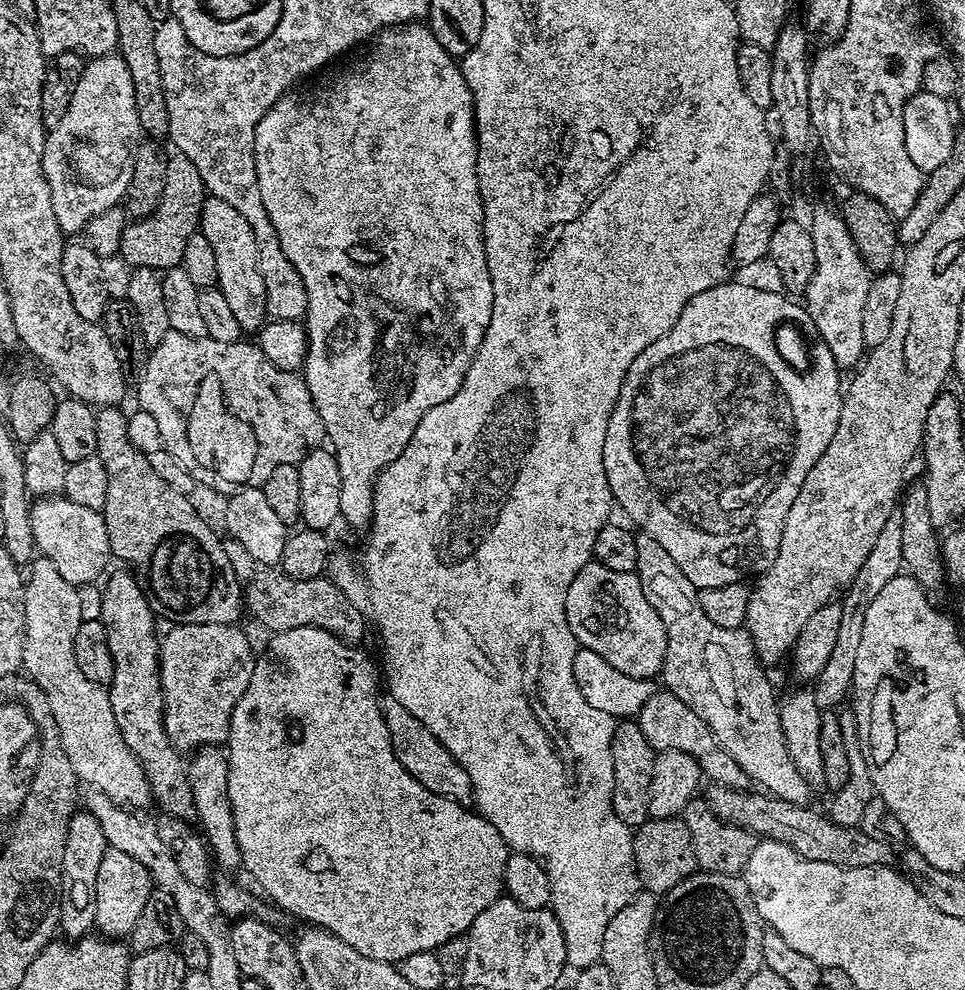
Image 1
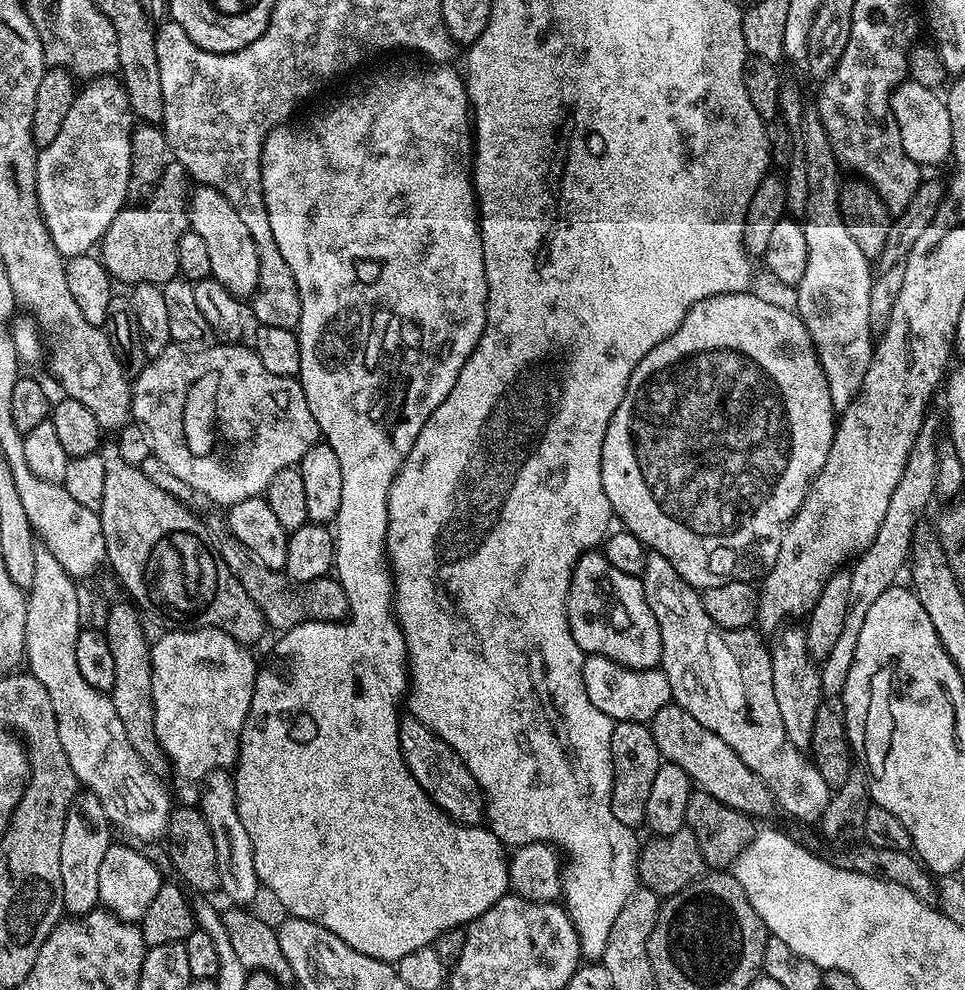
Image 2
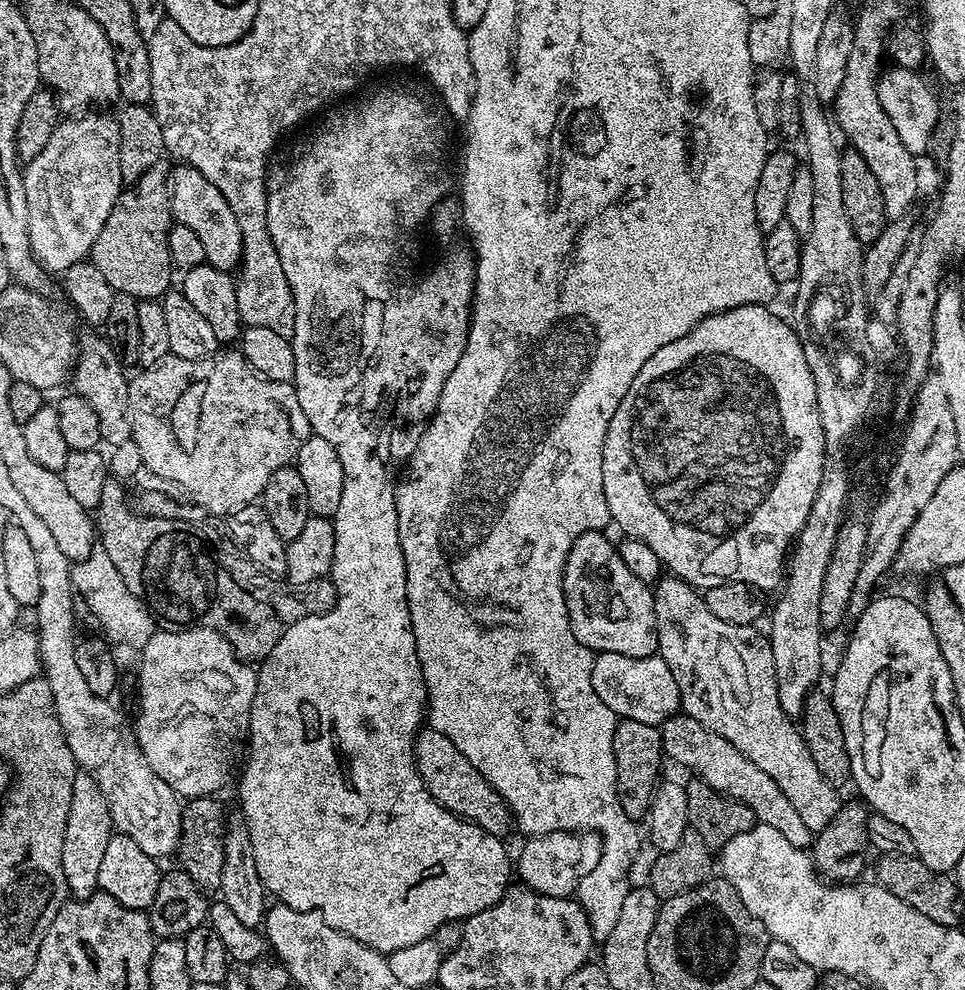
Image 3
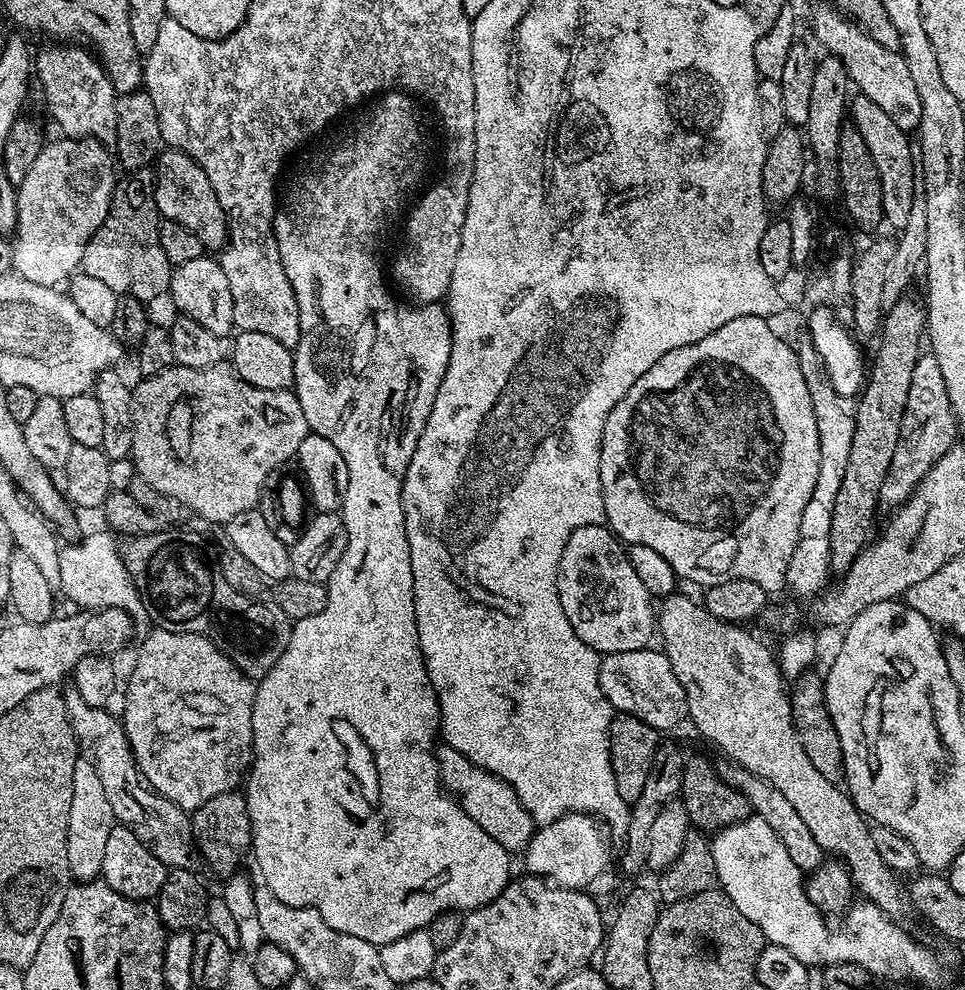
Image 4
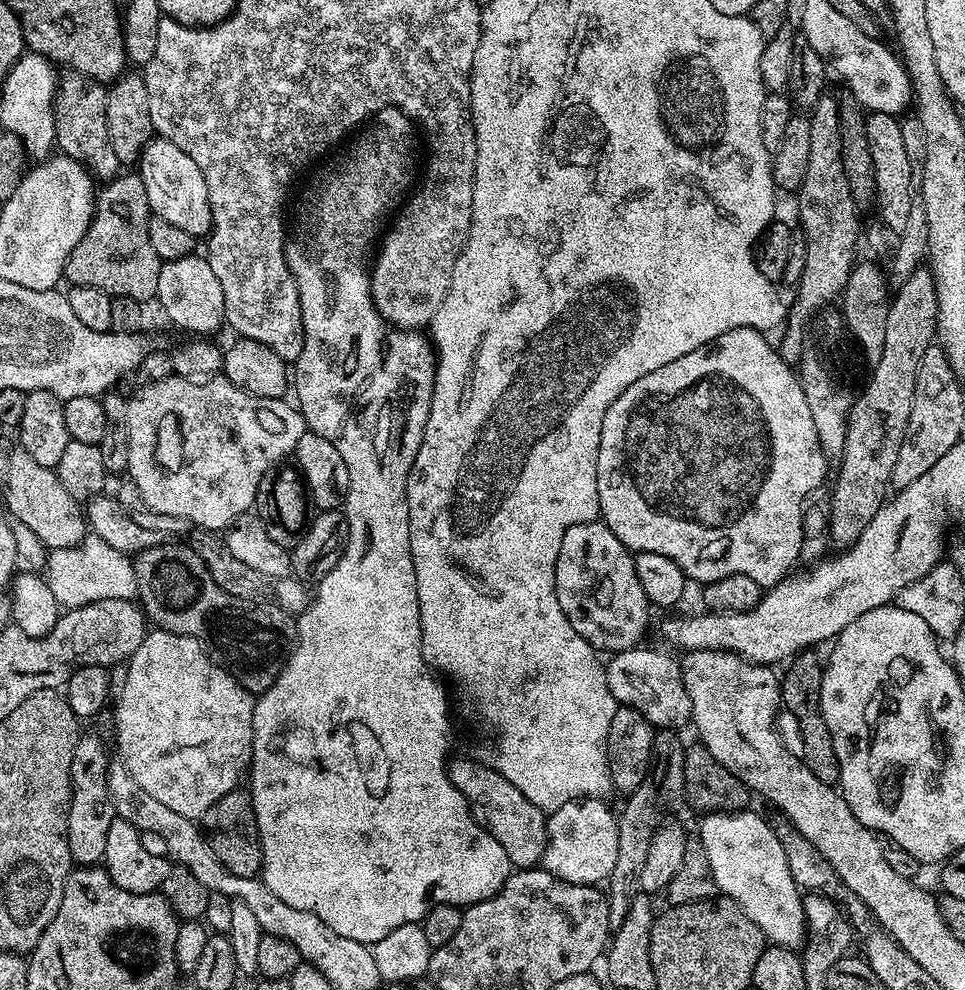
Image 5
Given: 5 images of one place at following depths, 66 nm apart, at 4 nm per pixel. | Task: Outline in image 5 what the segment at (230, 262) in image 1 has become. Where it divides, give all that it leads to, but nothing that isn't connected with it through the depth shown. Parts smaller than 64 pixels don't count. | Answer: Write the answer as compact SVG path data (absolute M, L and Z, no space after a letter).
M153 138L142 150L138 175L146 186L146 198L153 216L166 218L166 222L179 226L197 238L207 237L212 231L210 190L206 190L206 178L202 178L202 170L198 170L194 158L190 158L186 150L178 150L178 146L169 140Z

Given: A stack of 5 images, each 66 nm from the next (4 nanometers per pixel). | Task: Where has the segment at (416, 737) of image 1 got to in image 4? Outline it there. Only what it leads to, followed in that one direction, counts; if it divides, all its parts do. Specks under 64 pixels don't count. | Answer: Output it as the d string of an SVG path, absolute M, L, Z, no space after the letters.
M441 743L435 749L435 754L444 791L462 806L462 810L466 810L470 818L474 818L474 822L478 822L478 826L482 826L486 834L490 834L490 838L494 838L494 842L498 842L498 846L502 846L510 854L523 853L532 840L534 825L516 791L502 782L502 778L482 770L482 766L470 762L466 754L458 754L458 750L448 744Z

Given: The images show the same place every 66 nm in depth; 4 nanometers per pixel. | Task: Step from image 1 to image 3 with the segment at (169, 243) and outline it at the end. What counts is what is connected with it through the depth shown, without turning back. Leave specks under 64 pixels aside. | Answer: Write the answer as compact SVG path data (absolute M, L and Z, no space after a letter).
M151 168L142 174L133 184L127 185L120 191L114 202L114 210L110 210L110 218L106 218L106 226L102 226L102 234L94 242L90 253L90 263L98 266L99 272L104 275L106 282L110 282L115 293L130 294L137 300L159 301L169 289L173 287L172 275L174 269L170 258L168 245L168 231L172 229L172 198L170 184L160 170Z

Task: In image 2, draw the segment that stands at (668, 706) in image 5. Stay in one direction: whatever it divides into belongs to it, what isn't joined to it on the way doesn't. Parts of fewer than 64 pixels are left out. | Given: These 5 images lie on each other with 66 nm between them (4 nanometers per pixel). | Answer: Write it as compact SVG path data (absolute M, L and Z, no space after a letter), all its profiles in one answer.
M585 655L582 666L582 682L586 686L586 694L602 714L606 714L614 722L629 720L630 722L651 722L654 714L662 710L662 706L673 703L670 682L666 674L659 668L627 668L605 656Z

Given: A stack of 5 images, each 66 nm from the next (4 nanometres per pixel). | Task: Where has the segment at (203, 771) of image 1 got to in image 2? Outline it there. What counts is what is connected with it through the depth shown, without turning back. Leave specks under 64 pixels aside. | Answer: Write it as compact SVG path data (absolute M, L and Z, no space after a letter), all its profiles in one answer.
M227 771L212 772L202 781L204 793L200 796L198 807L206 818L206 826L210 826L210 834L214 837L214 854L218 858L219 891L229 896L236 906L252 906L256 895L262 892L258 878L258 870L254 870L254 846L250 843L250 834L246 834L246 826L242 826L242 817L238 814L236 801L236 782Z

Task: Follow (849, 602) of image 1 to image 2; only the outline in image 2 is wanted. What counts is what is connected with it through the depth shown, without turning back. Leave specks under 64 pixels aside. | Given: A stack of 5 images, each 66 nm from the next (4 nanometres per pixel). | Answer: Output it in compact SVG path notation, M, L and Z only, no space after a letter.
M932 418L925 419L920 427L918 438L910 450L910 458L906 458L906 470L902 470L902 478L890 498L890 507L886 510L886 518L882 518L882 526L878 526L878 534L874 534L874 542L865 552L855 557L850 571L850 606L846 606L846 622L842 626L842 635L834 645L834 650L824 657L819 665L820 691L825 697L839 697L846 686L846 674L850 674L850 662L854 662L854 650L858 650L858 634L862 634L862 622L866 622L866 613L875 600L897 583L896 575L905 571L912 550L912 534L921 521L924 507L937 495L936 475L940 452L936 448L936 424Z

